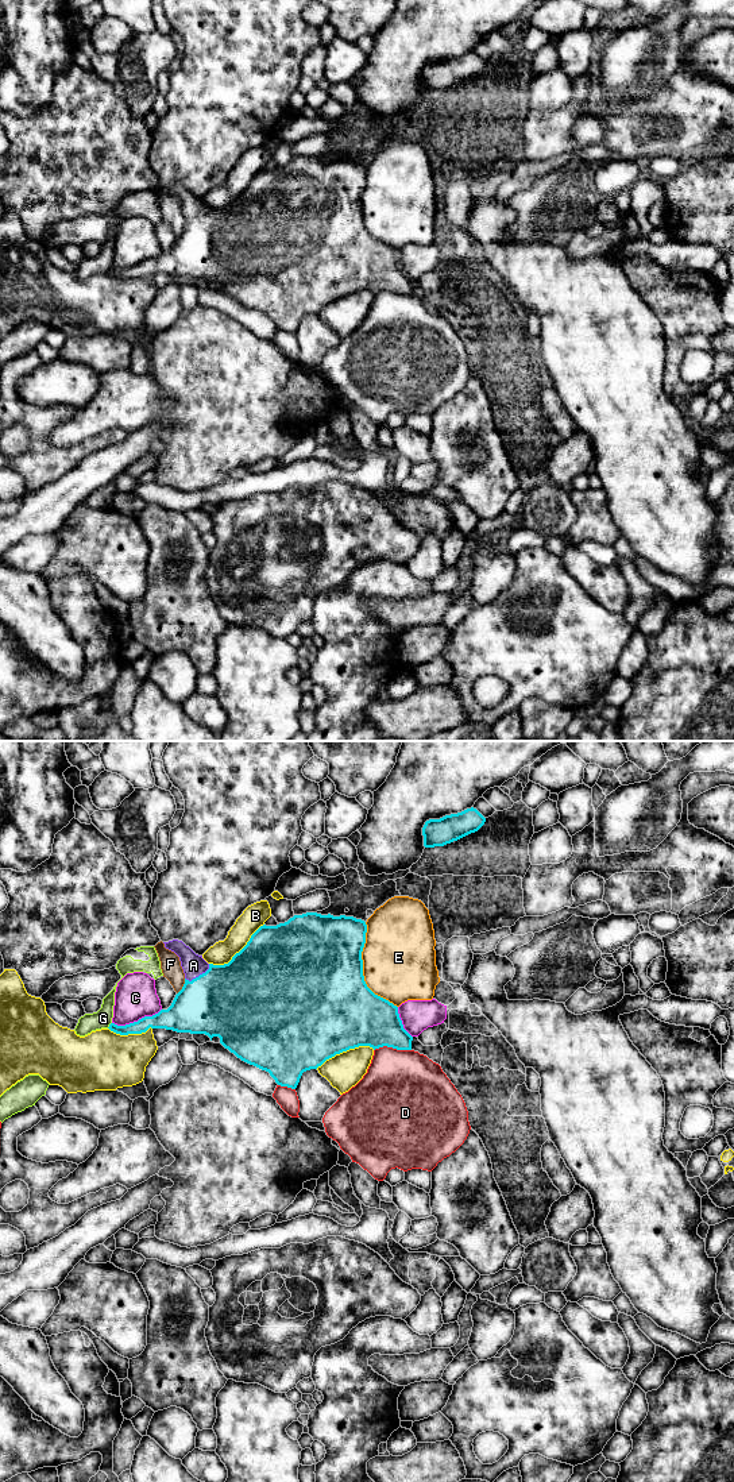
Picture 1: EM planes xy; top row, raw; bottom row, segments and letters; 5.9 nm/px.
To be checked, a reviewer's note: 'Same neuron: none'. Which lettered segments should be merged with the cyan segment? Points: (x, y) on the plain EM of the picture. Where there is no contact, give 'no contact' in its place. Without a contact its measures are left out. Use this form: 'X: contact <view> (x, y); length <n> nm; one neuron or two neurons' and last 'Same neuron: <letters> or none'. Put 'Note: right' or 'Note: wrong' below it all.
A: contact xy (200, 219); length 180 nm; one neuron
B: contact xy (239, 196); length 400 nm; two neurons
C: contact xy (138, 265); length 300 nm; two neurons
D: contact xy (391, 290); length 220 nm; two neurons
E: contact xy (362, 213); length 550 nm; two neurons
F: contact xy (182, 231); length 110 nm; two neurons
G: contact xy (109, 269); length 50 nm; two neurons
Same neuron: A
Note: wrong

